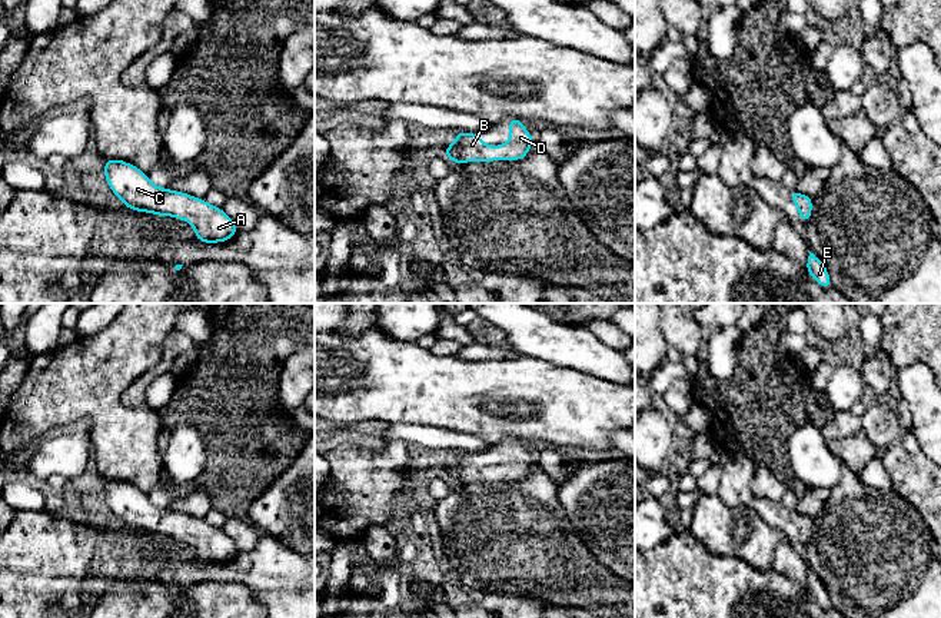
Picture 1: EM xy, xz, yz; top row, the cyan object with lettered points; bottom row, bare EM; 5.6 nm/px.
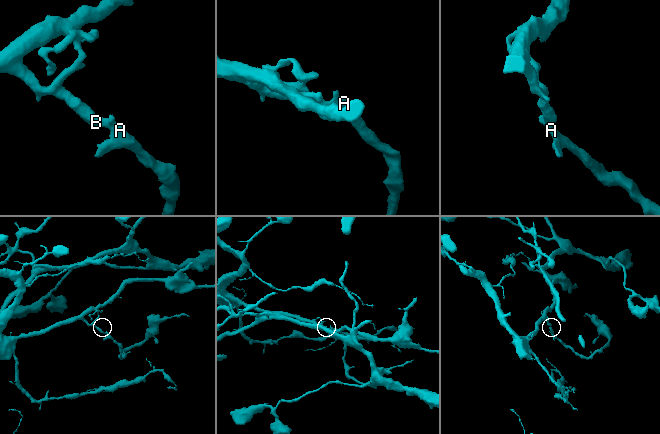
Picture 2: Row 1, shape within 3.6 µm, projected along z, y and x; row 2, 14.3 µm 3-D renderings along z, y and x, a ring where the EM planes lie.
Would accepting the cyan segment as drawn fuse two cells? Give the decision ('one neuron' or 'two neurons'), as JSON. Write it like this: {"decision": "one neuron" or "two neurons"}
{"decision": "one neuron"}

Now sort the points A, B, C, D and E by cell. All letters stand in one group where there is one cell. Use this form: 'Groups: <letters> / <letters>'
Groups: A B C D E

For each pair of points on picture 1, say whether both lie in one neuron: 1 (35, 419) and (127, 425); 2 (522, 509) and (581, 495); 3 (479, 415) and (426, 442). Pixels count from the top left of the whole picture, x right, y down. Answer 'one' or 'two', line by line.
1: one
2: two
3: two

